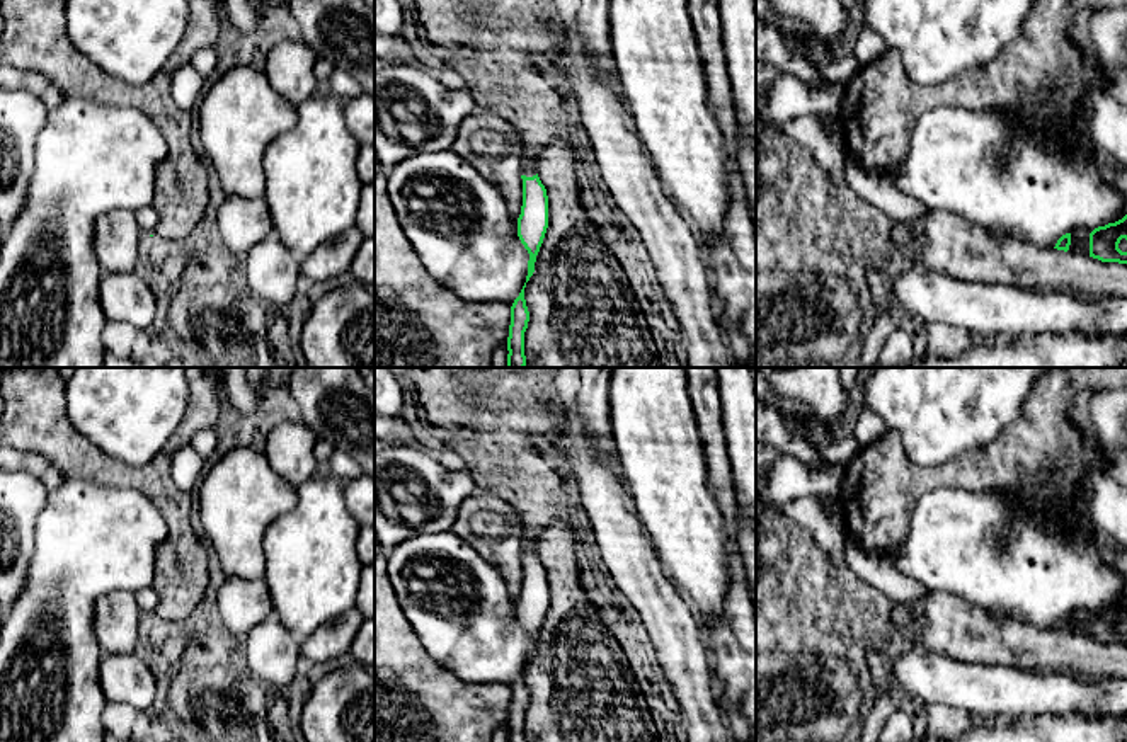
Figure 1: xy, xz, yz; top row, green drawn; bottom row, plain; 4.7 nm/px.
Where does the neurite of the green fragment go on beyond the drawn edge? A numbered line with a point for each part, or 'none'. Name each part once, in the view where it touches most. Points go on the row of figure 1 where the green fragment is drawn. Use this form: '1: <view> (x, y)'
1: xz (528, 167)

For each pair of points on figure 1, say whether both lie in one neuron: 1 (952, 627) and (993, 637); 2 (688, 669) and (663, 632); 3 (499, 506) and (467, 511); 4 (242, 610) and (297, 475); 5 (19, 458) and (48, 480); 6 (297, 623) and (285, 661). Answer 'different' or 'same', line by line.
1: same
2: same
3: same
4: different
5: same
6: different

